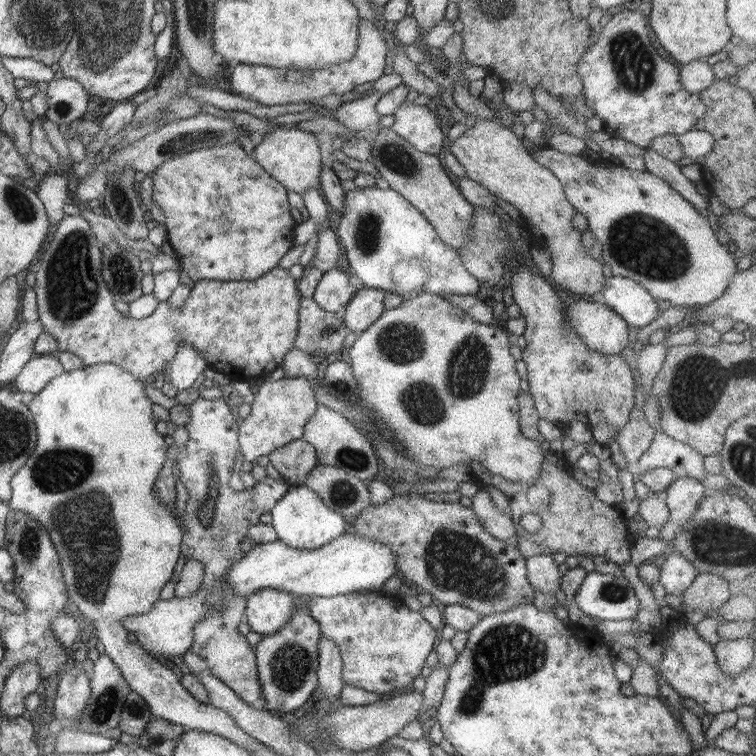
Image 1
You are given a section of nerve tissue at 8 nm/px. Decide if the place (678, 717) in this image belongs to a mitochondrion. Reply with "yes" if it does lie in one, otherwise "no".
no

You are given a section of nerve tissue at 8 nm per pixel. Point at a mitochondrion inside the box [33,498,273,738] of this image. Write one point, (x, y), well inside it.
(106, 706)

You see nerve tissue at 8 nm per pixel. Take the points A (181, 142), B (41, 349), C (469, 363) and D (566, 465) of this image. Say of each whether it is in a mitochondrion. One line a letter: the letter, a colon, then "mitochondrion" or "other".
A: mitochondrion
B: other
C: mitochondrion
D: other

